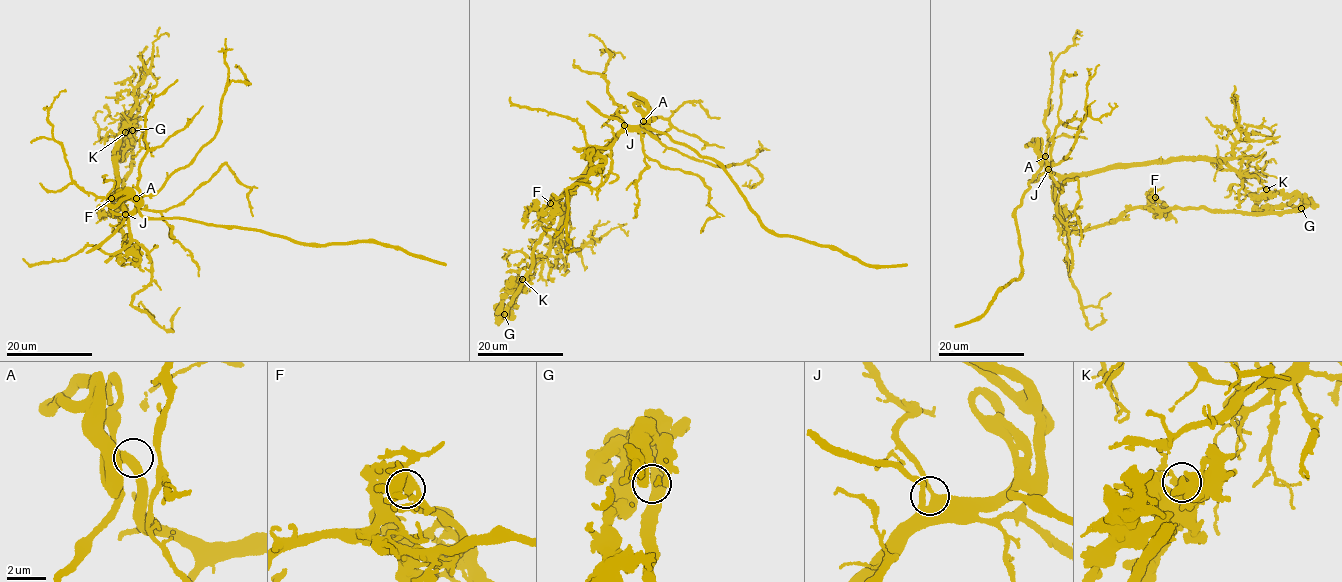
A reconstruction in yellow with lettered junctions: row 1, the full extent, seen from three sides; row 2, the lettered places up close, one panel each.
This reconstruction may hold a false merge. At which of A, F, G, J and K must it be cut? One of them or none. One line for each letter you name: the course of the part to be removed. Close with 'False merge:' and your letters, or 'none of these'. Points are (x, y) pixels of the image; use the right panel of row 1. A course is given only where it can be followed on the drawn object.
K: foreign part runs (1265, 189), (1294, 194), (1301, 203), (1261, 213), (1142, 206), (1108, 222), (1065, 228), (1060, 214), (1082, 206)
False merge: K

